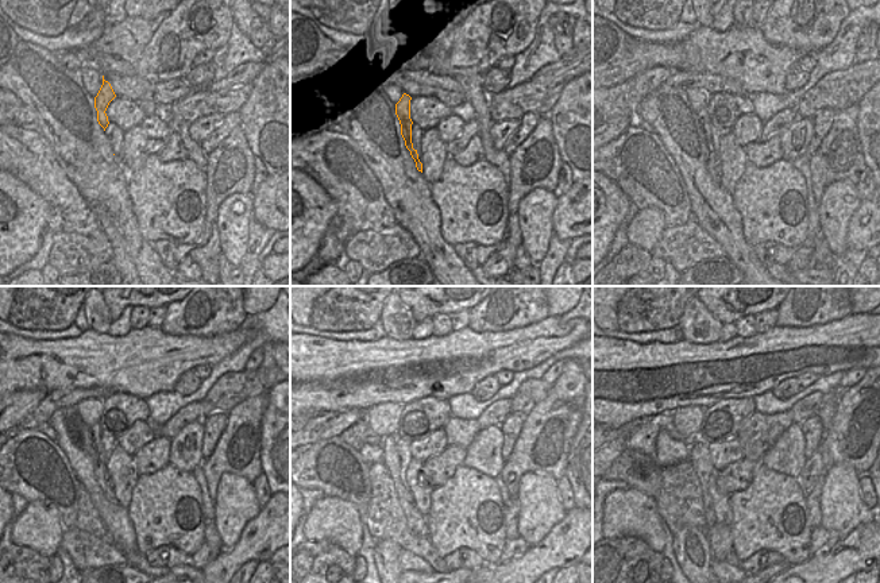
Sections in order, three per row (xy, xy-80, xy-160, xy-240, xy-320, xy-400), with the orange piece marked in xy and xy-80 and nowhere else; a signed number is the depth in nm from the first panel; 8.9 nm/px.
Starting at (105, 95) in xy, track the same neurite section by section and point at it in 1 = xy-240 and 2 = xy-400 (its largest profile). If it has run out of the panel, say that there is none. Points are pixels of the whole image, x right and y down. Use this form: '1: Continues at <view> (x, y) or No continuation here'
1: Continues at xy-240 (100, 473)
2: Continues at xy-400 (718, 536).

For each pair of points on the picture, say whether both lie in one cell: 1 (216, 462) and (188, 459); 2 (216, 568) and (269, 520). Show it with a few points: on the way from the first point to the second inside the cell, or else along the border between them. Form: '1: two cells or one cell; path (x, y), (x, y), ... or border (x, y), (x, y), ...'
1: two cells; border (204, 460), (200, 464)
2: one cell; path (230, 560), (259, 533)

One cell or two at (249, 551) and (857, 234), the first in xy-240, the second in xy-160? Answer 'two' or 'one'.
one

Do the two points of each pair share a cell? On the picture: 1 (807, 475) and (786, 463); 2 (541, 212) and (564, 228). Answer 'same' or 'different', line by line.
1: different
2: different

